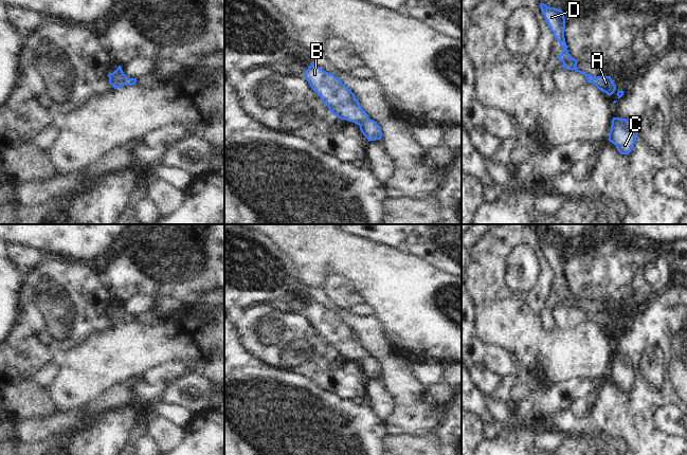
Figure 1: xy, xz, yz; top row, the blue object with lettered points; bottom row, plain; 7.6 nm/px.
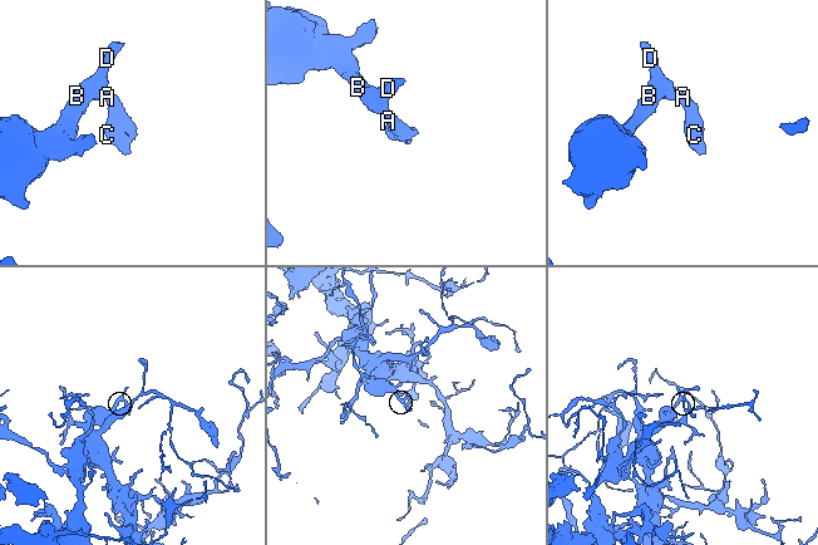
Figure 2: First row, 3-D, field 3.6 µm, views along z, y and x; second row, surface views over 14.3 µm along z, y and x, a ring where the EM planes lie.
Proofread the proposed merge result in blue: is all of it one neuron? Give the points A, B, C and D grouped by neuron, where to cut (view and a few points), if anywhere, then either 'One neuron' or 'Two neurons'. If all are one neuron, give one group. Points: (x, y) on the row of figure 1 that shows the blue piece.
Groups: A B C D. No split. One neuron.

